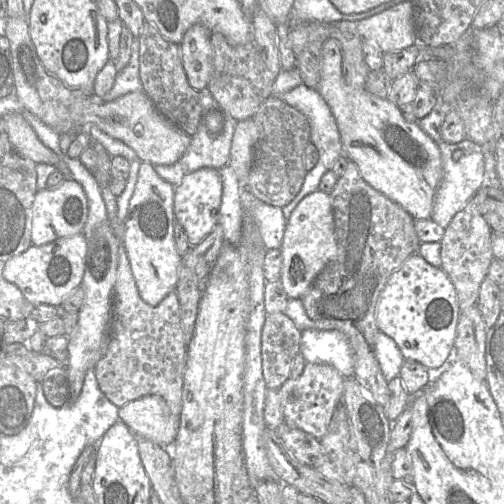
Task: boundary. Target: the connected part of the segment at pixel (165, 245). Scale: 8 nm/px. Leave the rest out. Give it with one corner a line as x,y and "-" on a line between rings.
142,162
124,221
124,247
142,300
155,306
176,289
182,257
174,241
174,189
161,178
154,165

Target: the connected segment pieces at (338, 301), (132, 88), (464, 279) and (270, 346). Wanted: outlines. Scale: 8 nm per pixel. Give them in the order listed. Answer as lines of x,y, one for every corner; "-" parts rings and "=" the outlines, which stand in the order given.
348,160
346,169
344,171
344,173
342,174
342,176
340,176
333,188
333,190
329,193
330,198
331,198
331,203
332,203
332,210
333,210
333,218
334,218
334,225
335,225
335,233
336,233
336,240
337,240
337,254
327,263
327,265
324,267
324,269
319,273
319,275
316,277
314,283
312,284
311,288
309,289
309,291
301,298
305,311
307,313
307,315
314,320
328,320
333,324
333,329
336,329
340,332
342,332
348,339
350,346
352,348
352,352
353,352
353,358
354,358
354,376
357,379
358,383
366,390
366,392
369,393
369,395
376,401
376,403
378,403
380,406
382,406
385,409
385,414
386,414
386,407
388,406
388,402
389,402
389,389
388,389
388,382
386,381
382,370
380,368
380,365
375,357
374,354
374,343
375,343
375,338
377,336
377,334
380,332
376,323
376,306
377,306
377,302
379,299
379,296
385,286
385,284
387,283
388,279
390,278
390,276
397,270
399,269
399,267
403,264
403,262
413,253
416,253
417,251
417,244
419,242
417,235
415,233
414,230
414,219
404,210
402,209
398,204
396,204
395,202
393,202
392,200
390,200
389,198
387,198
385,195
383,195
382,193
378,192
377,190
375,190
374,188
372,188
369,184
367,184
363,178
360,175
360,172
357,168
357,166
355,165
354,162
352,162
351,160
=
134,38
131,57
127,65
117,71
112,88
99,100
109,102
130,92
141,92
143,86
139,76
139,38
=
484,188
479,189
456,213
446,227
440,243
441,268
449,277
457,293
460,313
476,304
481,283
493,260
493,233
483,217
=
267,315
261,338
262,369
267,389
279,389
290,378
300,340
301,331
287,315

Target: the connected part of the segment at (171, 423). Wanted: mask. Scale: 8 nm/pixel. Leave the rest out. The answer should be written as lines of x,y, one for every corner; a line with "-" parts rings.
146,395
121,406
118,418
136,435
169,448
174,443
179,418
172,415
165,401
157,395

